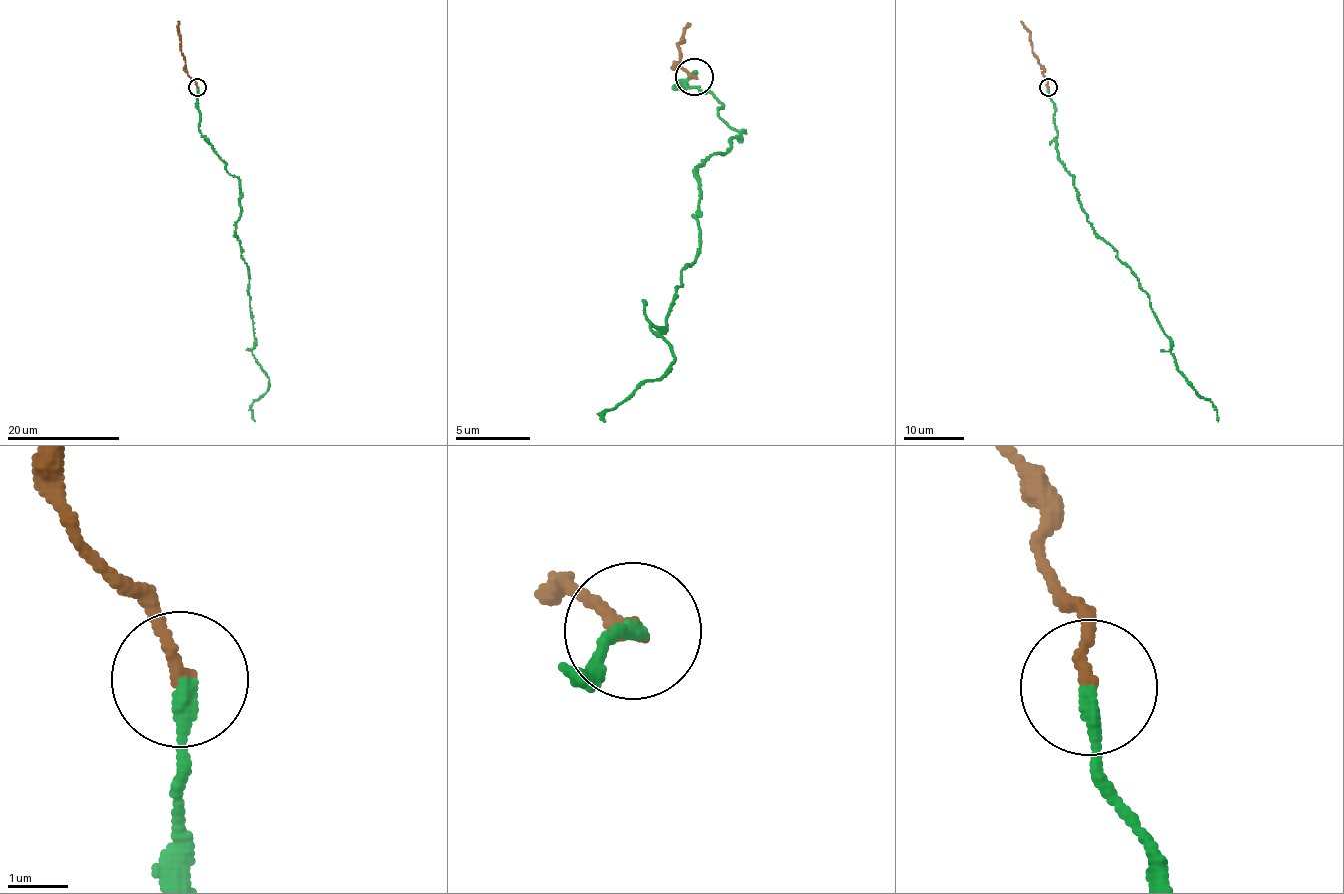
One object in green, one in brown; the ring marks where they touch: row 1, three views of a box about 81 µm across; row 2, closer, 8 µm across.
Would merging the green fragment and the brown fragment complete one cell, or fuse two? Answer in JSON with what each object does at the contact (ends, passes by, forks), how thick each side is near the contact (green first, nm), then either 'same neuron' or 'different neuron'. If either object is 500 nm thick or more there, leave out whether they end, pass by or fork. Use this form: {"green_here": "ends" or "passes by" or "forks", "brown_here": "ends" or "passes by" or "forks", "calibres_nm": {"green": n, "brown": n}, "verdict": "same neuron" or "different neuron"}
{"green_here": "ends", "brown_here": "ends", "calibres_nm": {"green": 240, "brown": 190}, "verdict": "same neuron"}

